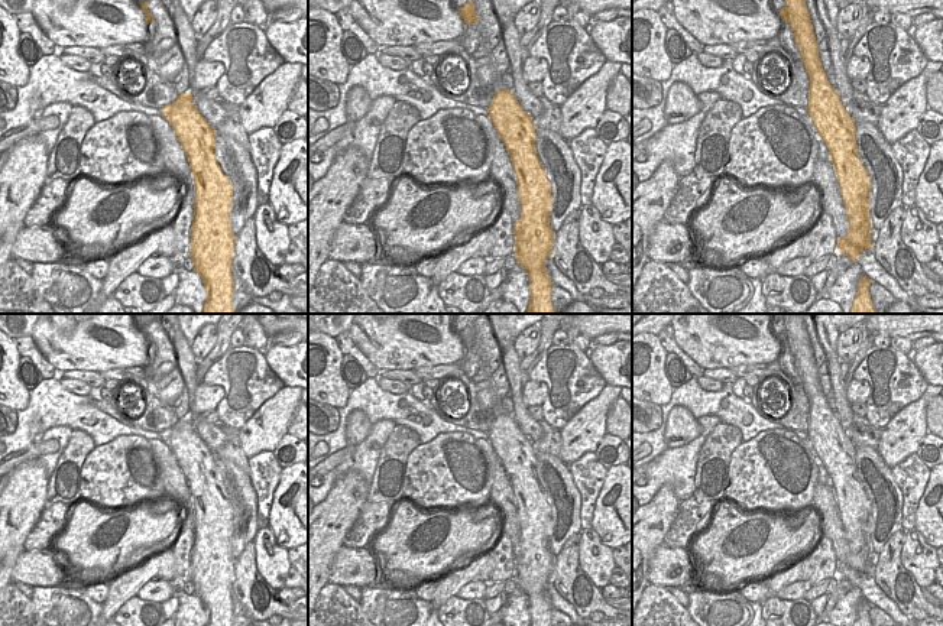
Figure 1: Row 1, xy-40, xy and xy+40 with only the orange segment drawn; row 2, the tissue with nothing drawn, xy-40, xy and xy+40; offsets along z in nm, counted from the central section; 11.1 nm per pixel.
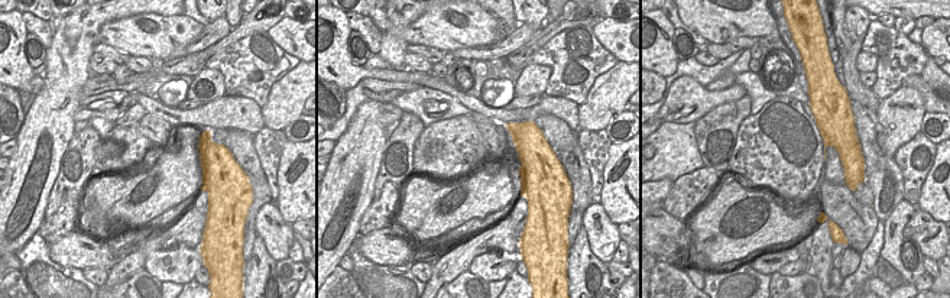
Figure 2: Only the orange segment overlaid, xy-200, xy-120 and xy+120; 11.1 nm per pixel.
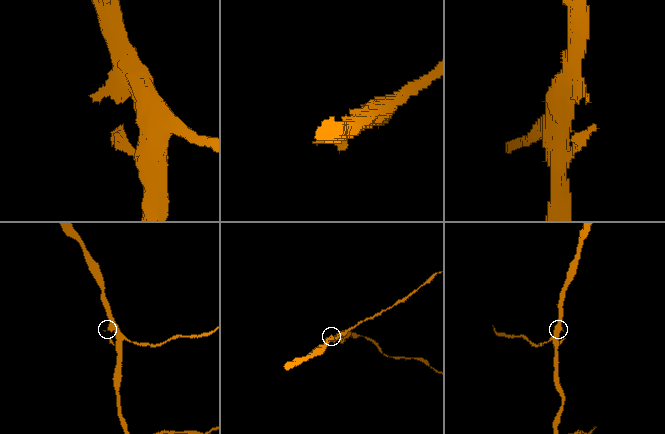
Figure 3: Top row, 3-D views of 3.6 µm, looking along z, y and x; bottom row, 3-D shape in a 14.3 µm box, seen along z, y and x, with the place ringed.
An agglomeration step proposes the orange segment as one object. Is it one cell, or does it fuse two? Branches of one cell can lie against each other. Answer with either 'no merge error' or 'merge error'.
merge error

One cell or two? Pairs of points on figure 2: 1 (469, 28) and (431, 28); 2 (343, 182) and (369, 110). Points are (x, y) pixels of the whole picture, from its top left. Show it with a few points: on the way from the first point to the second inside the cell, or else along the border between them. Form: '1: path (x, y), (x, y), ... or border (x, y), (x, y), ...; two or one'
1: path (460, 28), (440, 28); one
2: path (354, 165), (357, 152), (365, 141), (365, 128); one

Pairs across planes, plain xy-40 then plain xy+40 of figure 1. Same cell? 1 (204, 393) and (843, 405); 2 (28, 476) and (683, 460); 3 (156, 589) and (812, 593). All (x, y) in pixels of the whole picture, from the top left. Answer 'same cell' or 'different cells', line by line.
1: different cells
2: different cells
3: different cells

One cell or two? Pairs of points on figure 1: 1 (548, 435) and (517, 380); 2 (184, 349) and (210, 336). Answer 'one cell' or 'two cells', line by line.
1: two cells
2: two cells

